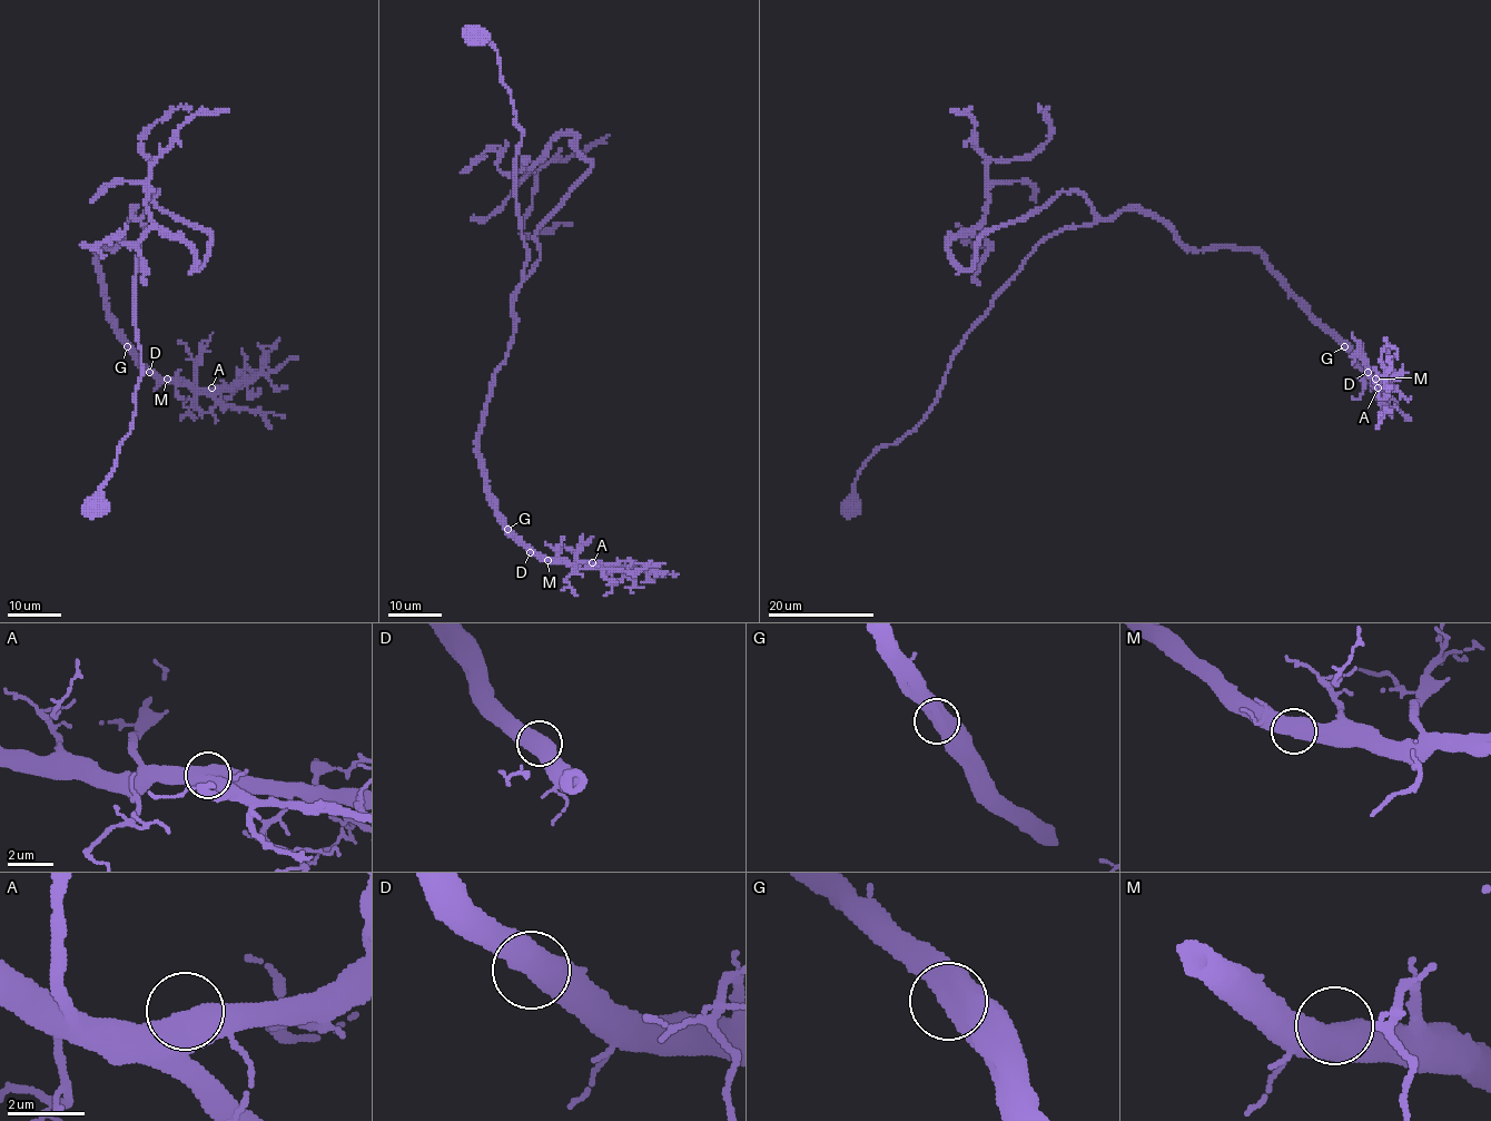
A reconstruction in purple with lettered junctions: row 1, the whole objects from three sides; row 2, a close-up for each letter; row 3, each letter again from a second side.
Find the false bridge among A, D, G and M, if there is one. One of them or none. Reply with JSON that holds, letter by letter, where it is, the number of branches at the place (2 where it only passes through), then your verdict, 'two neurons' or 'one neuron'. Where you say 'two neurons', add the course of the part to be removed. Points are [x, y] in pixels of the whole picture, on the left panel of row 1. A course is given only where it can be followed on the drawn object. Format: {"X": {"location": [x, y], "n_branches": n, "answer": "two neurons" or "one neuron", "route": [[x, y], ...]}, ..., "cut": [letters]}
{"A": {"location": [211, 387], "n_branches": 2, "answer": "one neuron"}, "D": {"location": [149, 372], "n_branches": 2, "answer": "one neuron"}, "G": {"location": [127, 346], "n_branches": 2, "answer": "one neuron"}, "M": {"location": [167, 379], "n_branches": 2, "answer": "one neuron"}, "cut": []}

